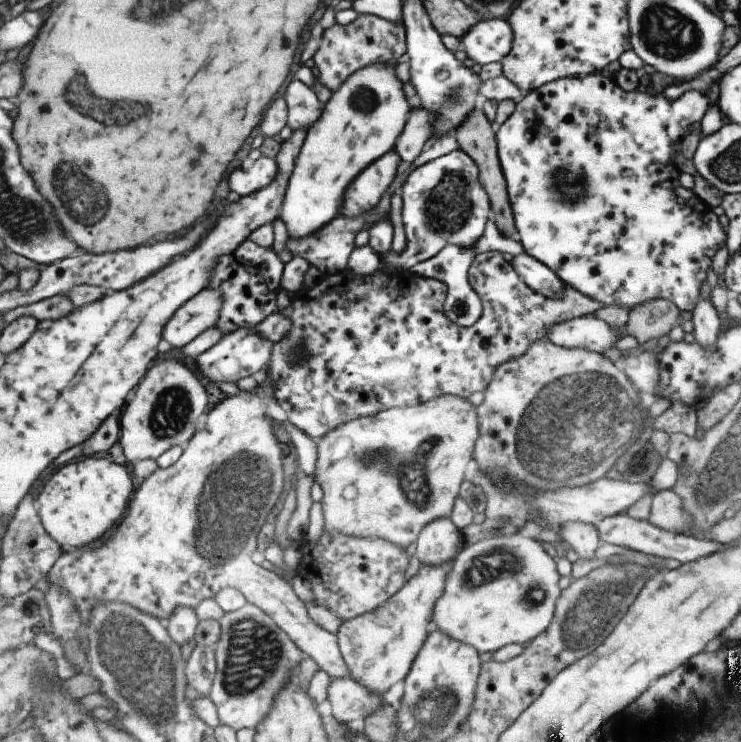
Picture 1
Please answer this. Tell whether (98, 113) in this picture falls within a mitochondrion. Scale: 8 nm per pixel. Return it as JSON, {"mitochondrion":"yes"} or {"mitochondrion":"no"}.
{"mitochondrion":"yes"}

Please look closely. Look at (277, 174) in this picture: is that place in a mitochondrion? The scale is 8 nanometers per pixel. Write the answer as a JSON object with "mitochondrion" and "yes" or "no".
{"mitochondrion":"no"}

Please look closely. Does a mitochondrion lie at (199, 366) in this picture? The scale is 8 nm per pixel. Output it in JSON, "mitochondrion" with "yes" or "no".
{"mitochondrion":"no"}

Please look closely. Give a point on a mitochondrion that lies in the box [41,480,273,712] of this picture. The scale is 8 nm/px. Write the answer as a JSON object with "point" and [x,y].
{"point":[116,631]}

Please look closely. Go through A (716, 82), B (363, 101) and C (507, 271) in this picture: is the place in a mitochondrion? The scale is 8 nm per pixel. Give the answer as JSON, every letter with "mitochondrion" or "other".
{"A":"other","B":"mitochondrion","C":"other"}

